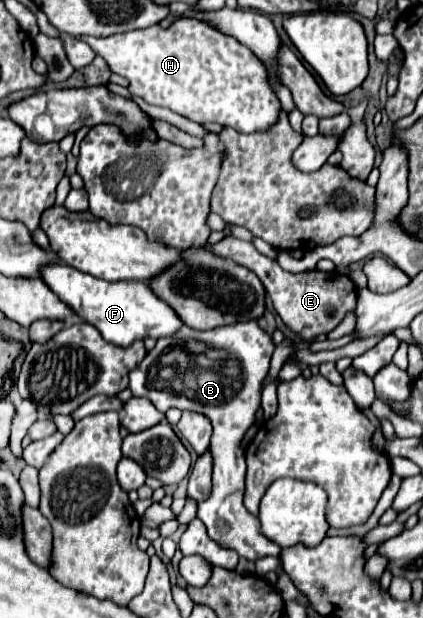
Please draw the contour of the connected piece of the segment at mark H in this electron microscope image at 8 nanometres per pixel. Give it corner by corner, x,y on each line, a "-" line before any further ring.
179,17
167,29
155,25
147,29
109,35
103,39
89,35
77,35
77,39
85,41
99,57
103,57
113,73
123,75
129,81
127,89
131,95
141,97
149,105
167,107
183,117
189,117
195,123
217,123
221,127
231,127
239,133
269,131
279,121
281,101
269,83
263,63
249,47
239,43
235,37
221,33
209,21

